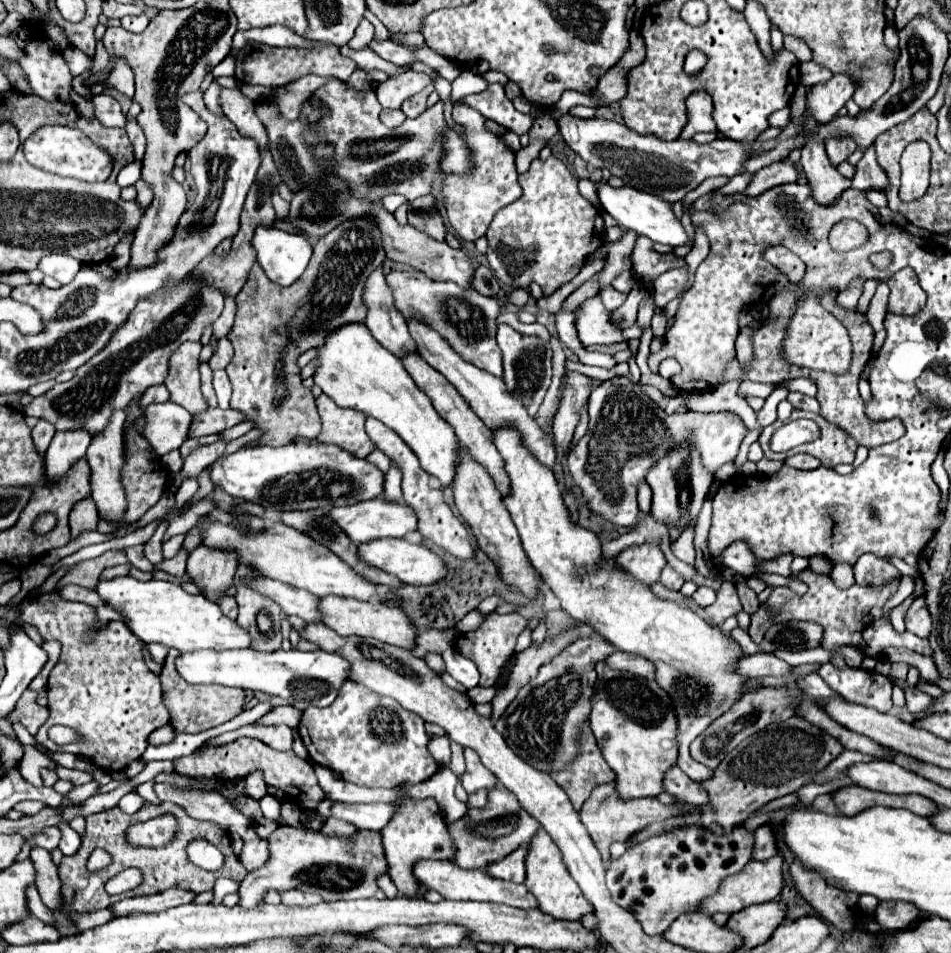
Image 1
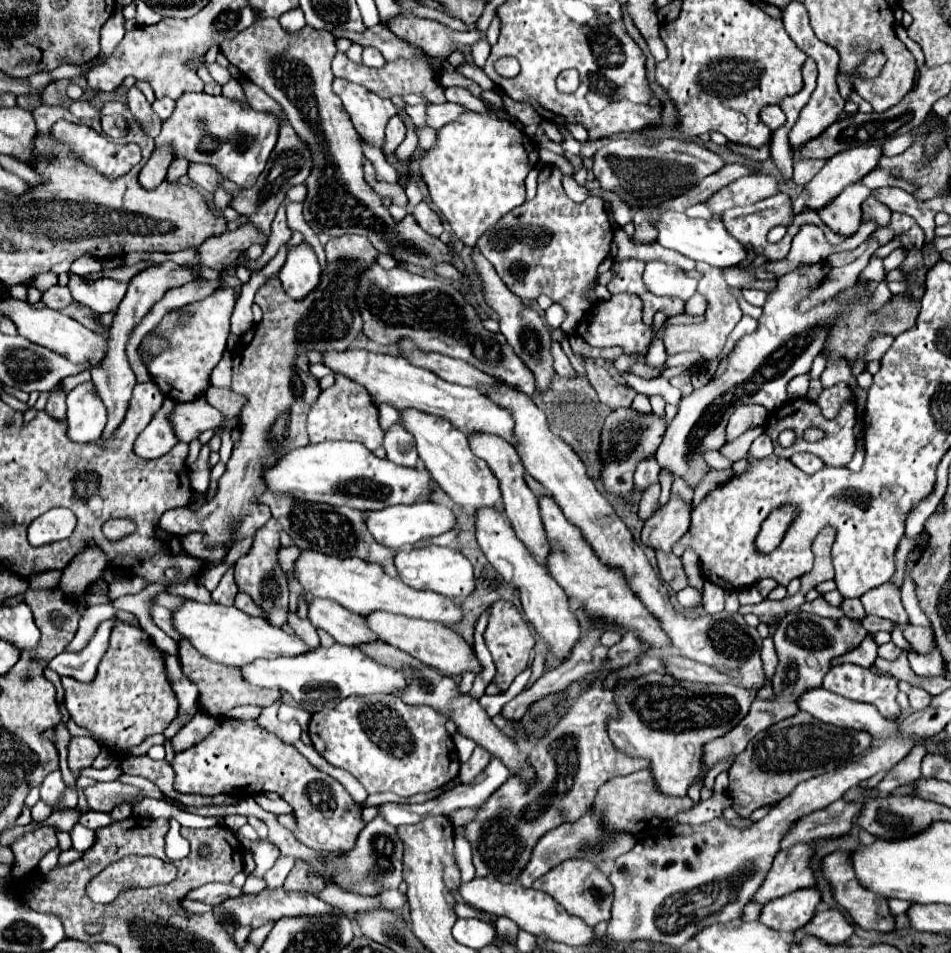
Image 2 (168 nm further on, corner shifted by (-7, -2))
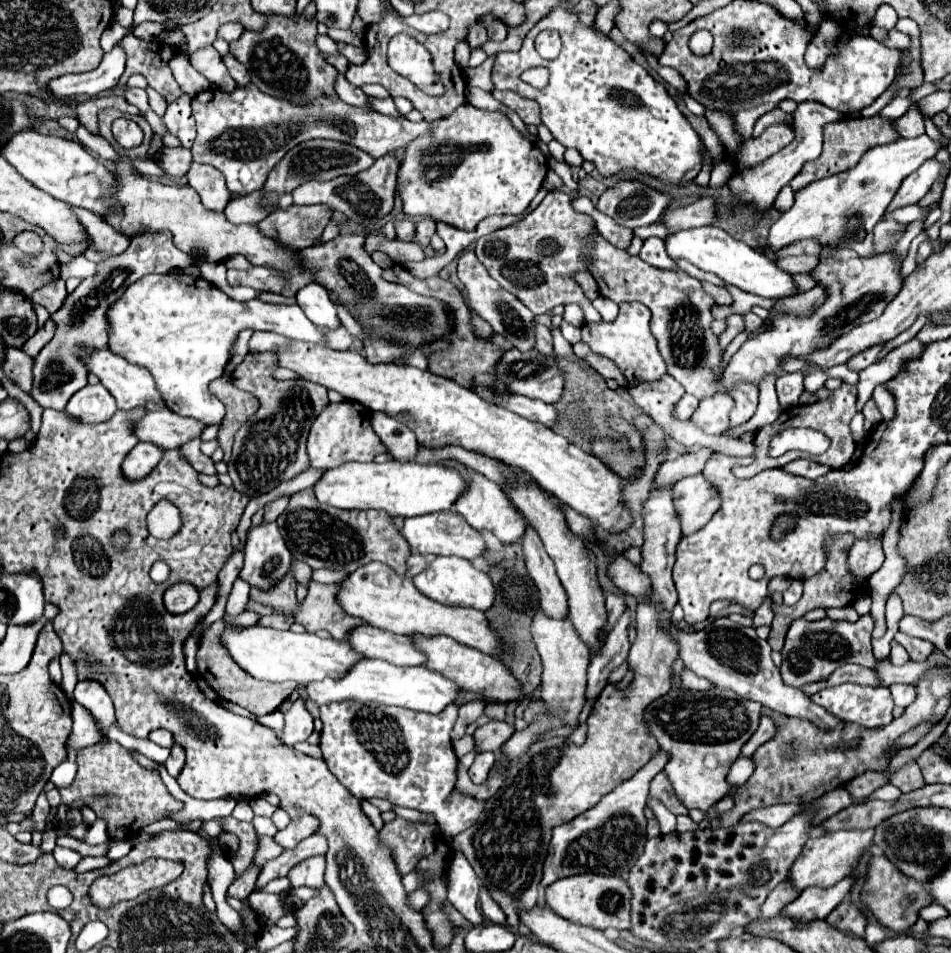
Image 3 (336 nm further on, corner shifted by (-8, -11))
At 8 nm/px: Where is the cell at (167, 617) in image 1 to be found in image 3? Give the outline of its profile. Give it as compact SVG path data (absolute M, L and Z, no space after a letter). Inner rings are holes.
M250 626L240 632L236 630L224 630L224 646L232 654L232 658L254 678L258 680L270 680L270 682L286 682L294 680L300 686L306 686L308 682L324 680L324 678L342 678L360 658L362 654L356 654L352 646L344 640L334 638L320 638L316 634L296 634L292 630L280 632L274 628L264 626Z

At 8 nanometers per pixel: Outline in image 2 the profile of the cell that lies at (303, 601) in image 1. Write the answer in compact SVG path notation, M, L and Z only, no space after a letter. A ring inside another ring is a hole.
M311 599L309 601L309 621L313 627L327 631L341 645L361 645L377 641L361 615L351 613L331 599Z

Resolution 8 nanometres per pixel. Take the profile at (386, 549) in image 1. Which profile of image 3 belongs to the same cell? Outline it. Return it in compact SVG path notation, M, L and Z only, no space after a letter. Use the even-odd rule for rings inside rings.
M436 558L424 572L420 572L418 576L414 576L414 584L416 588L442 604L448 606L466 606L466 608L476 608L476 610L490 610L490 606L494 604L494 596L496 596L496 588L490 580L488 574L476 570L468 560L464 558Z

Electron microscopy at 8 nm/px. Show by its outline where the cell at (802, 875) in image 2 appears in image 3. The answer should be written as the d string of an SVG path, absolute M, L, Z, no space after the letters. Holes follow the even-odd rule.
M868 828L868 830L844 830L844 832L826 834L822 838L810 838L804 844L802 854L798 856L798 860L790 868L792 884L798 890L804 890L808 886L822 886L822 888L834 886L836 882L846 878L858 866L860 856L874 846L872 834L874 834L874 828Z

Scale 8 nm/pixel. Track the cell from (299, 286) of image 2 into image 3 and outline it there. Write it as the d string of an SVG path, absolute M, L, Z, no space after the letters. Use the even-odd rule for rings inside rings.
M316 282L304 286L298 294L298 306L304 310L304 314L320 328L326 328L326 330L336 330L342 326L340 318L338 318L338 312L336 312L336 306L330 304L330 298L328 298L328 290Z

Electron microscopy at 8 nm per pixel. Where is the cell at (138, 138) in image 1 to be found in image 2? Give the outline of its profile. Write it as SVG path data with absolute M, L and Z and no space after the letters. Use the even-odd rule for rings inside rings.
M137 87L129 89L127 99L129 99L129 109L131 109L133 117L137 119L139 127L143 129L143 133L147 133L149 137L155 139L159 135L159 131L161 131L161 123L163 121L153 113L151 105L147 103L147 99L143 97L143 93Z

